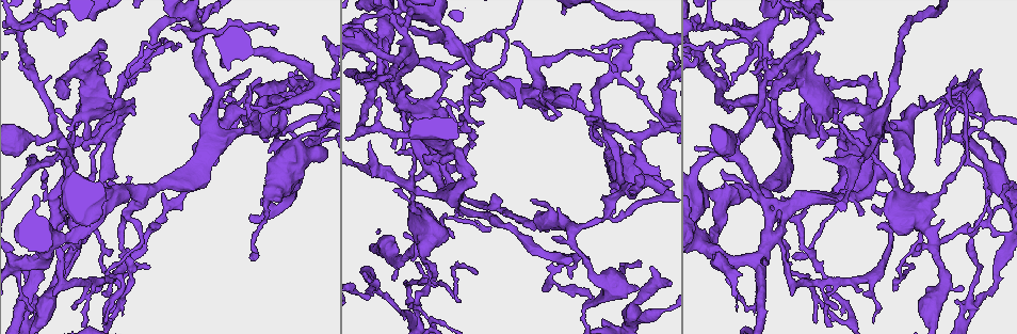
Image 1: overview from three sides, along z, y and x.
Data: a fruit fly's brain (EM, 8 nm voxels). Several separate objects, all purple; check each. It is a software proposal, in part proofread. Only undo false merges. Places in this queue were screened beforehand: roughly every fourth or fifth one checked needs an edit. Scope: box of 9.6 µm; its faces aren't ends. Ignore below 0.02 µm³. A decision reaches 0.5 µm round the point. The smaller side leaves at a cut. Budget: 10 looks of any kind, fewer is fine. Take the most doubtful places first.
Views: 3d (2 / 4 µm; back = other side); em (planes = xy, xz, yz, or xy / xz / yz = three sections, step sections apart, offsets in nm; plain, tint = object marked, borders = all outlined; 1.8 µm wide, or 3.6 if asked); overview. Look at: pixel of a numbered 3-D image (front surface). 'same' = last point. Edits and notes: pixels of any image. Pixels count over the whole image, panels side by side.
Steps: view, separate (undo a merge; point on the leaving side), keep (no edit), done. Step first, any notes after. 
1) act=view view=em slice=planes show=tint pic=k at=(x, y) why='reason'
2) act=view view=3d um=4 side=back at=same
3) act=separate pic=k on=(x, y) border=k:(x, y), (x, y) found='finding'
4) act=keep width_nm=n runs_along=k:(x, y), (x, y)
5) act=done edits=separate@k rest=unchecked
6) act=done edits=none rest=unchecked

act=view view=em slice=planes show=borders pic=1 at=(34, 308) why='two arms in line, one across'

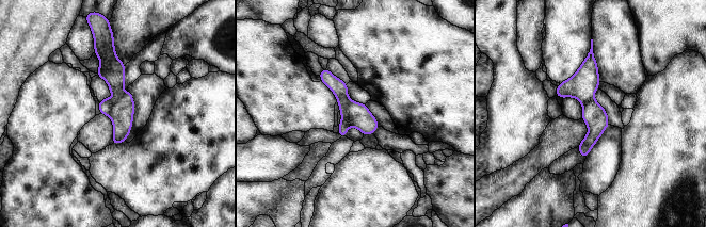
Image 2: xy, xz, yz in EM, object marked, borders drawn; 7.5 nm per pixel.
act=keep found='one cell here'

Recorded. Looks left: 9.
act=view view=3d um=2 pic=1 at=(557, 94)

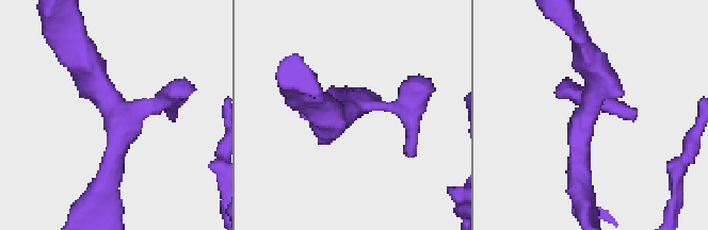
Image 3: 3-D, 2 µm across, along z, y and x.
act=view view=em slice=xy step=8 show=tint pic=3 at=(112, 119) why='now the EM'

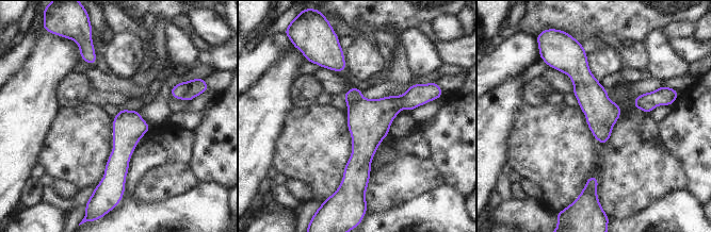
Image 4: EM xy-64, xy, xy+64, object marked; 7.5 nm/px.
act=view view=em slice=planes show=tint at=same

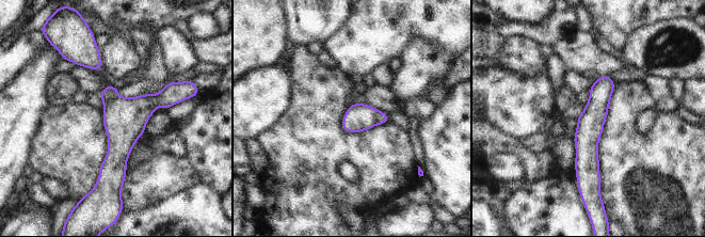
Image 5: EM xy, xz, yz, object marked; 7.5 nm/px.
act=keep width_nm=200 found='all the same cell'

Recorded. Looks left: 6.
act=view view=em um=3.6 slice=xy step=16 show=tint pic=1 at=(423, 111) why='narrows sharply'

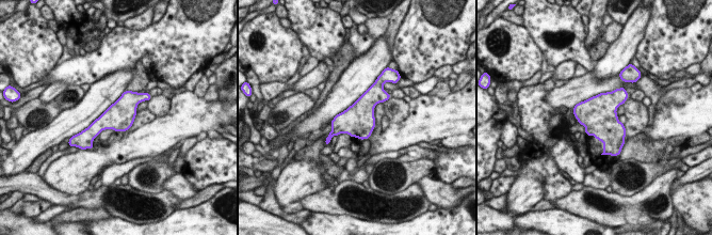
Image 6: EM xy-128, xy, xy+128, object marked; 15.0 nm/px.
act=view view=em um=3.6 slice=planes show=borders at=same

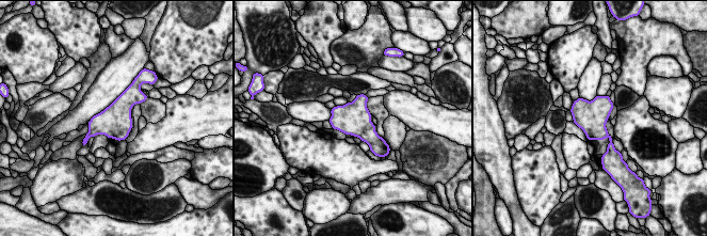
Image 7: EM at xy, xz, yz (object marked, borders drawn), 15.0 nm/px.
act=keep found='all the same cell'

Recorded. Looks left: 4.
act=view view=3d um=4 pic=1 at=(632, 312) why='branch point'

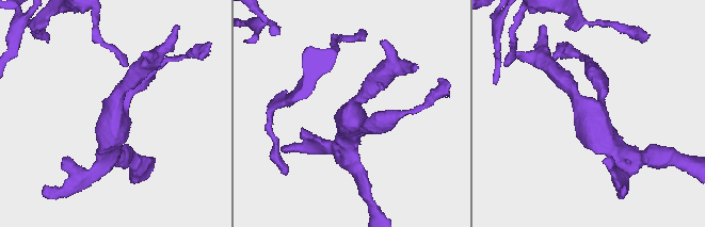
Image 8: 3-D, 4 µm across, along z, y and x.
act=view view=em slice=planes show=tint pic=8 at=(353, 114) arms=3 arm_widths_nm=240,260,300 why='shape alone is not enough'

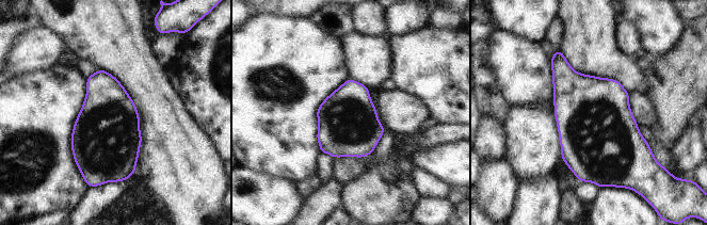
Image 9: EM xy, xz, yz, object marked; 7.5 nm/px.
act=keep width_nm=460 found='all the same cell'

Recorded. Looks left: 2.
act=done edits=none rest=unchecked

